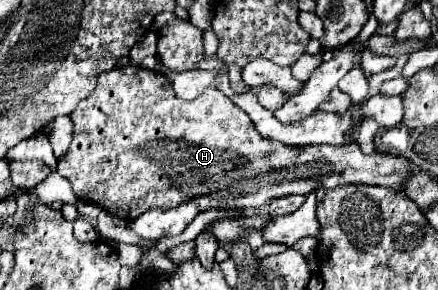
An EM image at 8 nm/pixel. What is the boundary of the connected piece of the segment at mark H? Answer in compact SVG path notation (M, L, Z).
M127 65L127 67L117 67L111 71L105 71L99 75L97 79L97 87L95 91L89 95L89 99L83 99L77 109L69 115L75 131L73 131L73 141L67 149L67 153L59 159L59 175L65 177L75 195L81 201L87 203L95 203L97 207L101 207L103 211L107 211L113 217L121 217L121 219L135 219L137 215L149 211L149 209L173 209L179 207L181 203L193 203L197 207L201 207L201 211L209 211L209 209L255 209L261 207L263 203L271 201L273 197L281 197L287 193L299 193L299 195L307 195L309 191L315 193L325 193L327 189L335 189L347 183L367 183L367 185L383 185L383 187L391 187L395 191L401 189L403 181L409 177L409 173L405 171L405 167L409 165L407 159L401 157L393 157L393 155L365 155L359 147L359 143L347 143L347 145L321 145L321 147L303 147L301 151L289 151L289 147L281 147L281 143L269 143L269 139L261 139L261 135L257 135L257 129L253 127L251 119L245 115L245 111L241 111L229 97L225 97L223 93L219 93L213 87L207 87L197 99L187 101L175 95L173 85L169 83L169 79L161 73L161 71L149 71L141 65Z

